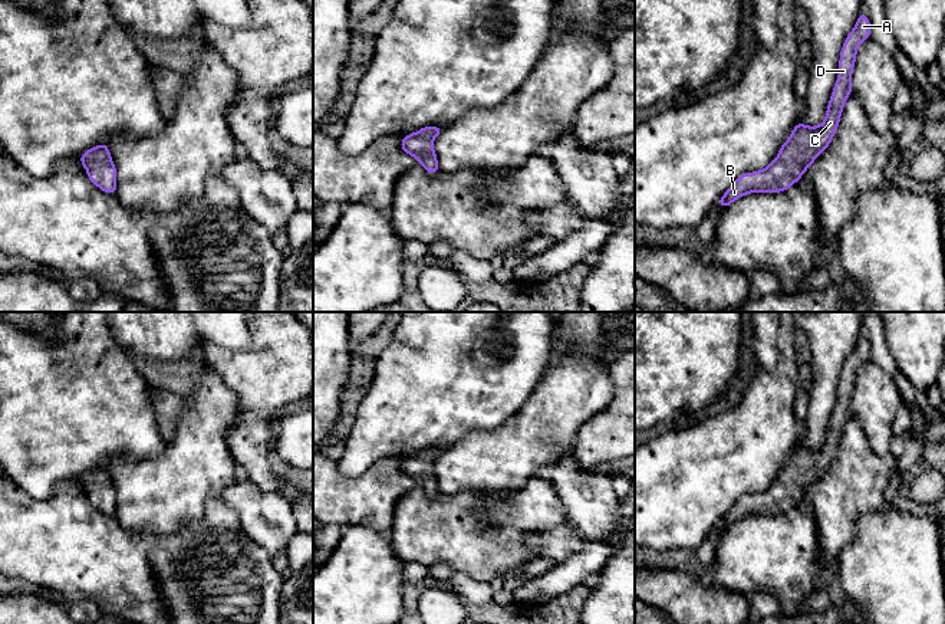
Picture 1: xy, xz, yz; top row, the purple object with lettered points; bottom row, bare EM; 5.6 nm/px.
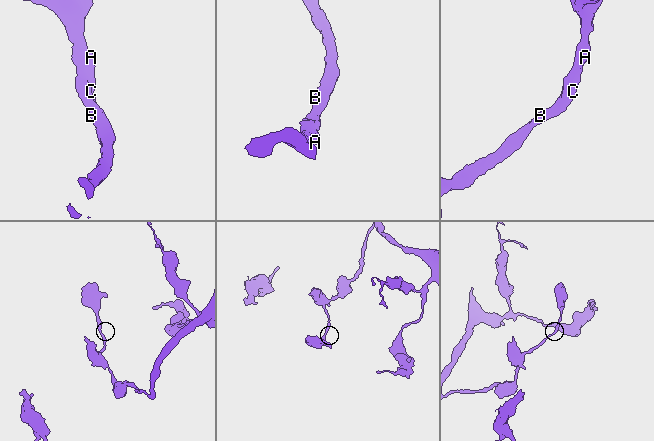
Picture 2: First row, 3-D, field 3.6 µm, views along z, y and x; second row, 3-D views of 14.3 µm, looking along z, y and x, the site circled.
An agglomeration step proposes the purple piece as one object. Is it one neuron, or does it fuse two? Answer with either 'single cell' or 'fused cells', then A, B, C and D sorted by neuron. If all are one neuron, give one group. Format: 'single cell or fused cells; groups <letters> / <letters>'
single cell; groups A B C D

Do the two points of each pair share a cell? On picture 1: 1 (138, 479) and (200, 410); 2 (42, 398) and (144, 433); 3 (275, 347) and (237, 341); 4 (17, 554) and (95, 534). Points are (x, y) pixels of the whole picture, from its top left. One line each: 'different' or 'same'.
1: same
2: same
3: different
4: same

